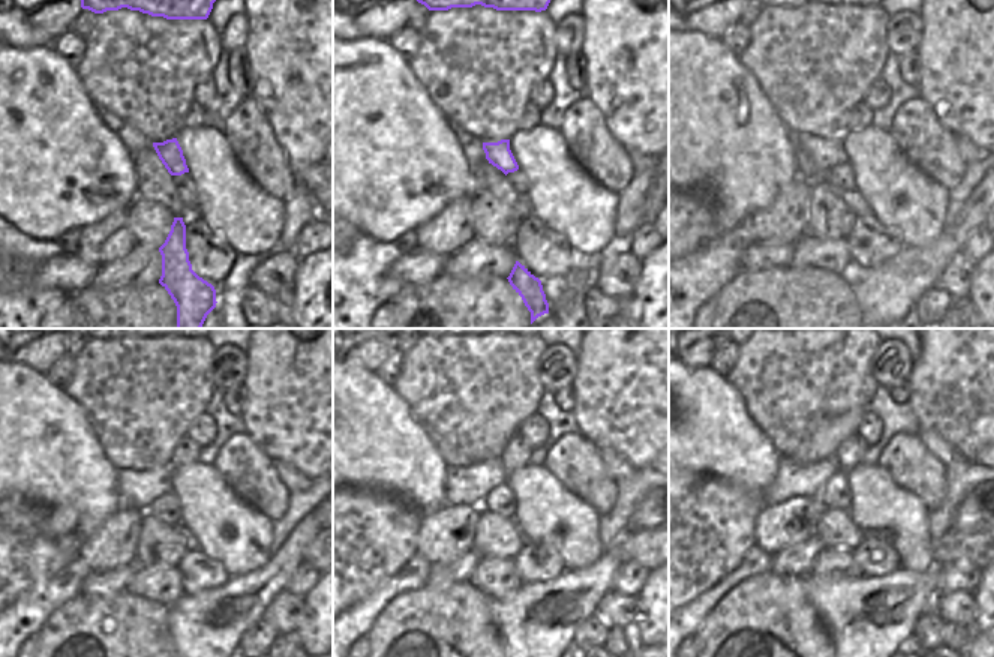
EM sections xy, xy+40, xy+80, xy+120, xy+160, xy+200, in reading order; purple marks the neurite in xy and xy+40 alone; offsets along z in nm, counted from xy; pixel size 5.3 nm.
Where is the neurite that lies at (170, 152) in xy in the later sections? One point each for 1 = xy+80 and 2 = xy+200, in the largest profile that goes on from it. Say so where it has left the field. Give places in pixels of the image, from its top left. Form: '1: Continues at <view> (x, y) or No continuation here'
1: Continues at xy+80 (832, 153)
2: Continues at xy+200 (820, 488)

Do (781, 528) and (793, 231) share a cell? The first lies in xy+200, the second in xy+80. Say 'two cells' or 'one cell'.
one cell

